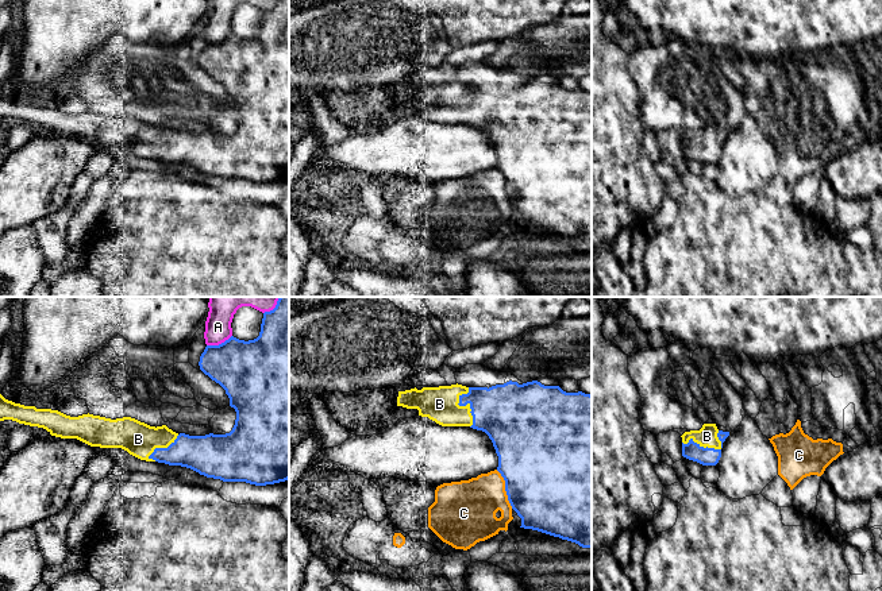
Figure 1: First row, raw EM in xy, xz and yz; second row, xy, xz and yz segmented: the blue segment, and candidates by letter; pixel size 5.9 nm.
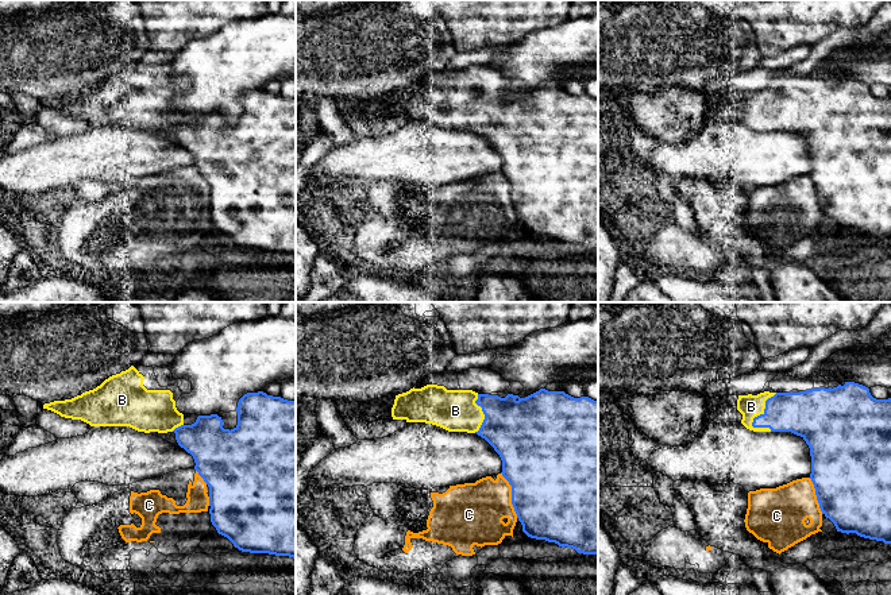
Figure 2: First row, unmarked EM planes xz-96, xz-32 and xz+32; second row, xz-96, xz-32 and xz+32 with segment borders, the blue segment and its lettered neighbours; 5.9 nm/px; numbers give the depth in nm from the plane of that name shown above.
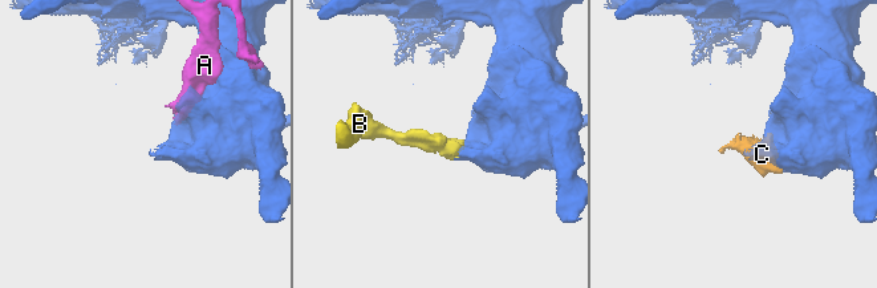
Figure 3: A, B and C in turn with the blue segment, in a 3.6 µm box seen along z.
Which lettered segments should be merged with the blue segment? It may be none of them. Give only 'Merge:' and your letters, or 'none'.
Merge: B

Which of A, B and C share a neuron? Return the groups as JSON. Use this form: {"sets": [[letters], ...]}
{"sets": [["A", "C"], ["B"]]}

